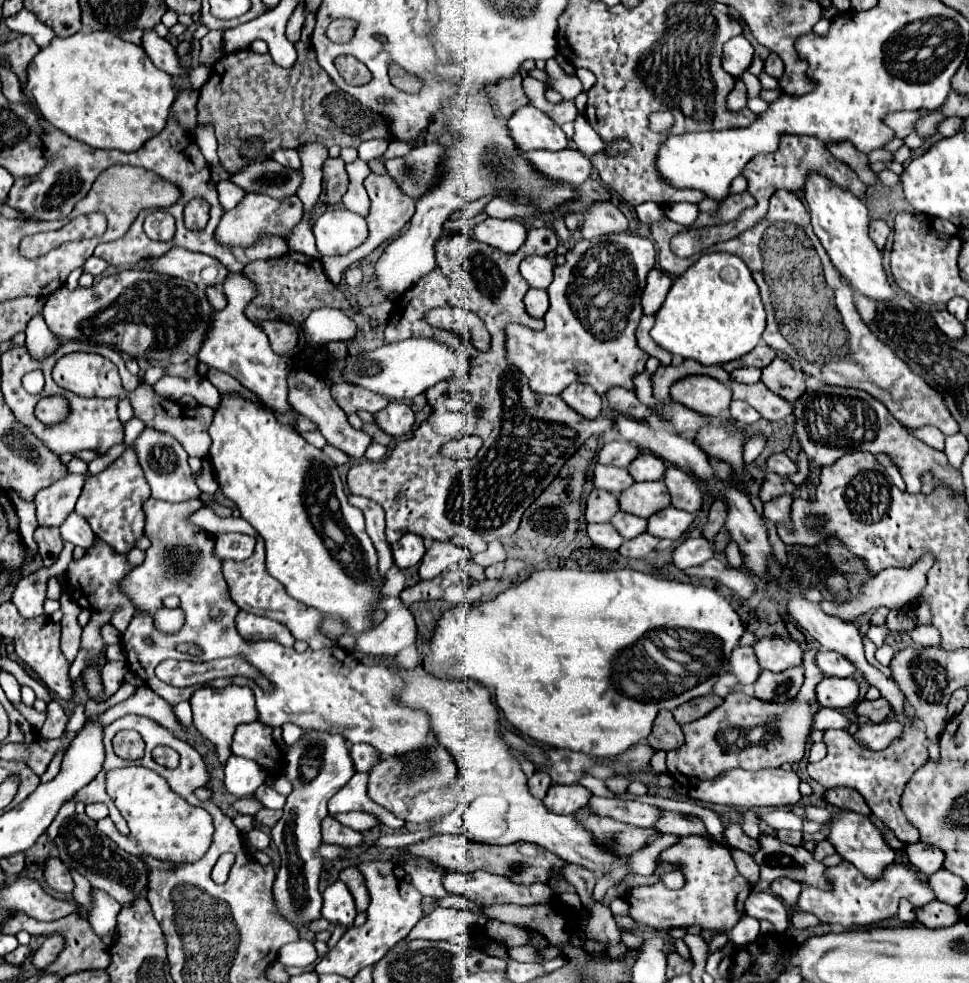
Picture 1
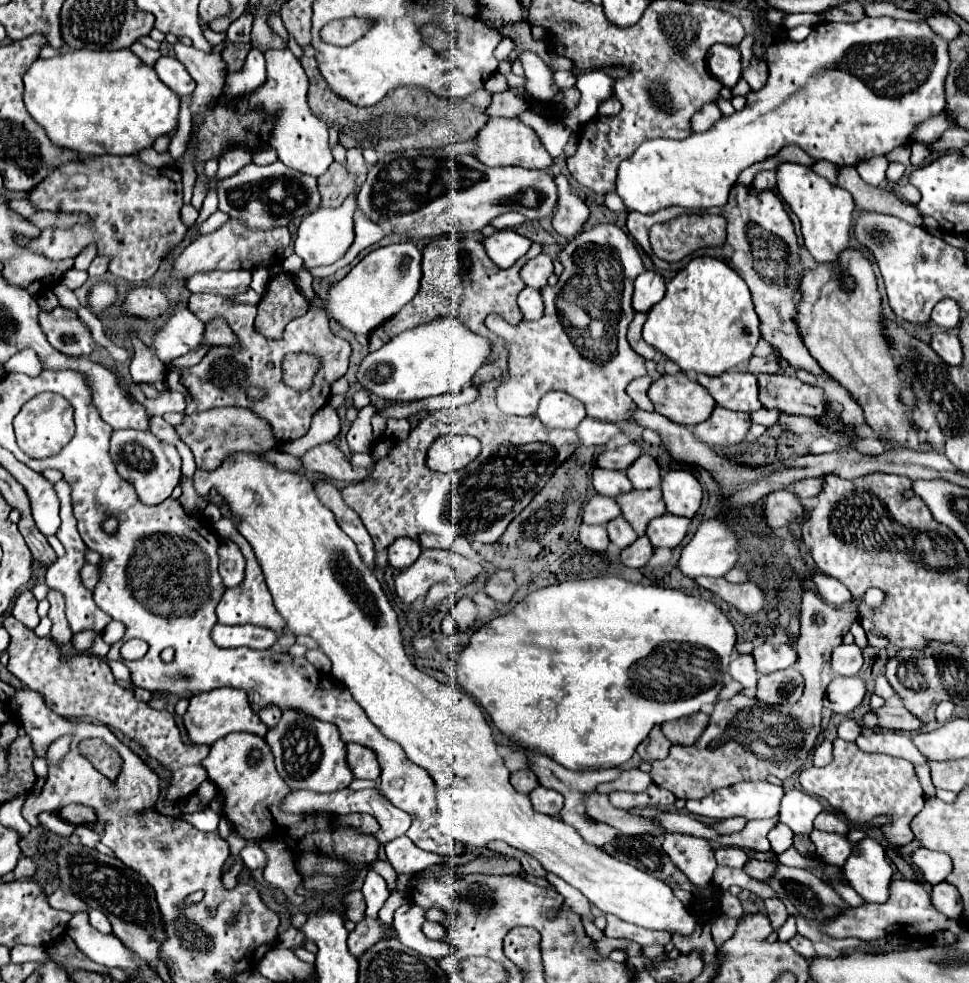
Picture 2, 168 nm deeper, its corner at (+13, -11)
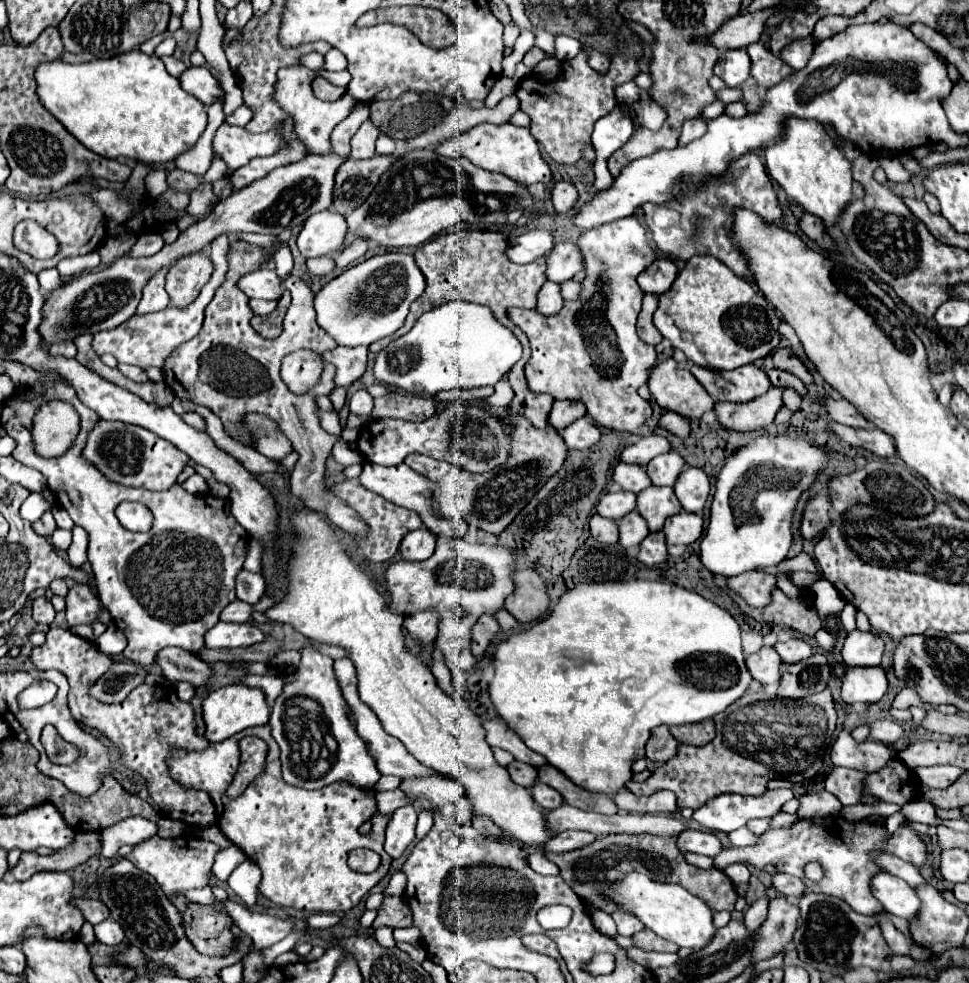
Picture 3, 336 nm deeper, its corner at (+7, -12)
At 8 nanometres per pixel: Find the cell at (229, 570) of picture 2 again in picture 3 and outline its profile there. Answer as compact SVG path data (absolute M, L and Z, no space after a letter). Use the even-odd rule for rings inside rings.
M241 570L237 574L237 598L249 604L255 604L263 594L265 594L265 578L261 572L249 572L249 570Z

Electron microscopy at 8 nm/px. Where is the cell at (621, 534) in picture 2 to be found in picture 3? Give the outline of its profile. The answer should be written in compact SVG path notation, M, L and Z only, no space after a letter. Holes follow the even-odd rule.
M637 510L629 512L625 518L619 520L619 544L623 548L631 548L643 542L643 538L649 534L645 520L639 516Z

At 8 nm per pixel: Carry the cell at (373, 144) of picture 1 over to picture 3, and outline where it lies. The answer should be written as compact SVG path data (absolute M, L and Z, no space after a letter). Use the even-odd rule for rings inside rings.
M381 134L379 138L377 138L377 154L381 154L381 156L391 156L395 152L395 142L393 142L393 138L389 140L385 134Z

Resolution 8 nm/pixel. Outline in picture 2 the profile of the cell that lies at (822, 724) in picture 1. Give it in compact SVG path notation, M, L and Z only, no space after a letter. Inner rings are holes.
M847 719L839 725L839 737L845 741L855 741L863 733L863 725L855 719Z

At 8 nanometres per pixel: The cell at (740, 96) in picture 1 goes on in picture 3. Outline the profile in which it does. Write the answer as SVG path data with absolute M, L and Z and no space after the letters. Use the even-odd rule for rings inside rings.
M693 118L693 120L687 120L683 124L683 132L681 132L681 138L679 138L679 144L689 144L697 138L701 138L707 130L707 122L703 118Z

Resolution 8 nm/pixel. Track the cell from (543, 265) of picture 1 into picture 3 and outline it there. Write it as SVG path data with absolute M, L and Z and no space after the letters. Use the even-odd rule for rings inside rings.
M559 242L547 256L547 280L565 282L583 268L581 254L575 242Z

